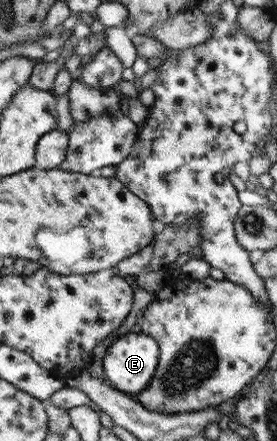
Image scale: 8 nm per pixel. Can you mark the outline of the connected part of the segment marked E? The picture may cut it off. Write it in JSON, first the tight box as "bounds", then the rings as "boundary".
{"bounds":[103,333,160,397],"boundary":[[[128,333],[107,347],[103,358],[103,370],[107,381],[118,391],[131,397],[144,393],[156,375],[160,363],[160,344],[152,337],[141,333]]]}

